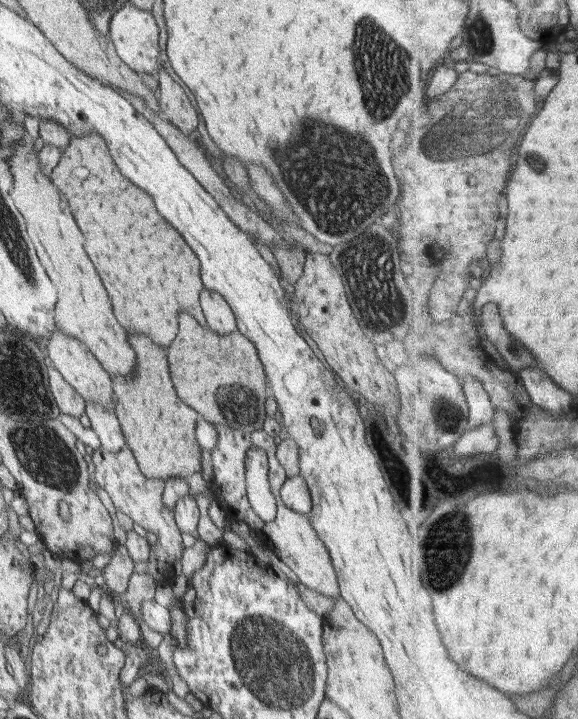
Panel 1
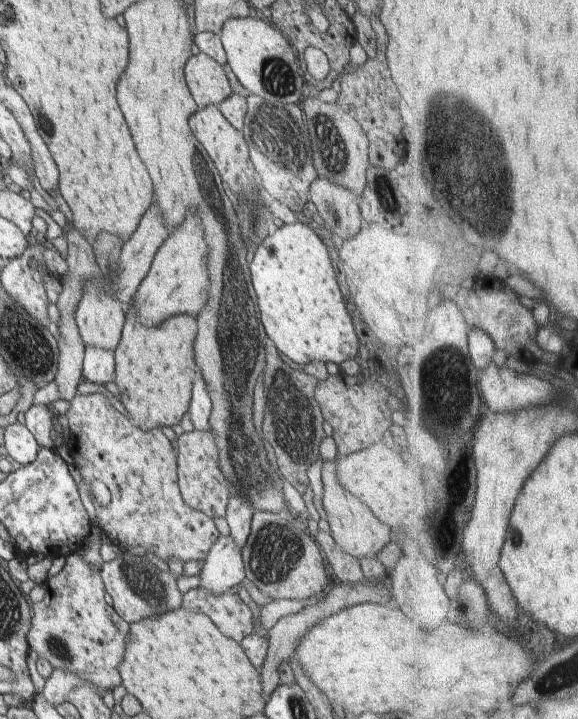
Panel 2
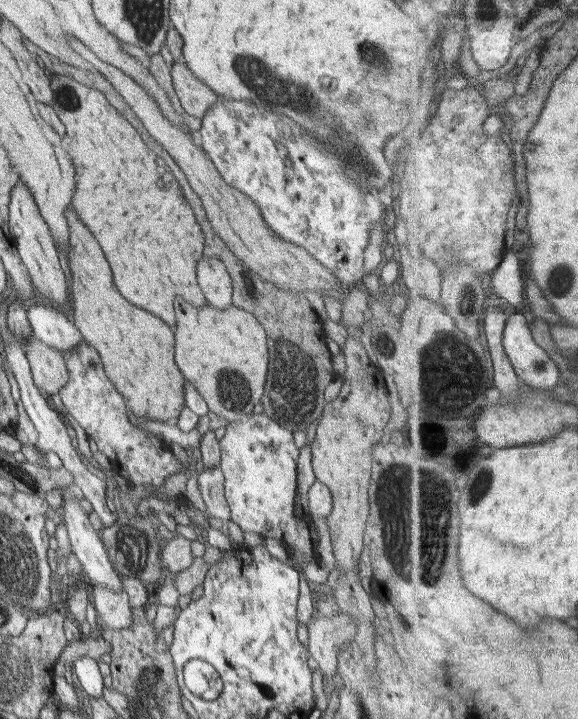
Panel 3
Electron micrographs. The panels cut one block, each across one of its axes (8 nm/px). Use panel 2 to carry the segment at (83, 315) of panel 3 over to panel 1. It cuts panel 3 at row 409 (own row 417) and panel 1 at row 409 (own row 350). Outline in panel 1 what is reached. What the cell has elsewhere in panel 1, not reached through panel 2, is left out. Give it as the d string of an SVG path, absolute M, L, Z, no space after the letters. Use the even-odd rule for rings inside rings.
M130 334L128 340L136 352L136 372L129 377L111 376L115 414L127 446L146 478L190 478L195 472L202 471L200 446L194 432L198 414L177 395L164 350L148 336Z

